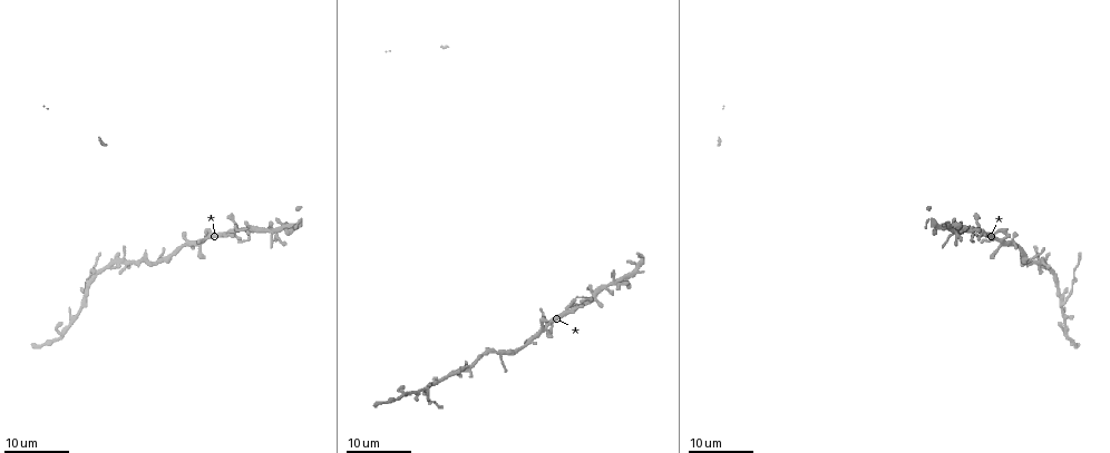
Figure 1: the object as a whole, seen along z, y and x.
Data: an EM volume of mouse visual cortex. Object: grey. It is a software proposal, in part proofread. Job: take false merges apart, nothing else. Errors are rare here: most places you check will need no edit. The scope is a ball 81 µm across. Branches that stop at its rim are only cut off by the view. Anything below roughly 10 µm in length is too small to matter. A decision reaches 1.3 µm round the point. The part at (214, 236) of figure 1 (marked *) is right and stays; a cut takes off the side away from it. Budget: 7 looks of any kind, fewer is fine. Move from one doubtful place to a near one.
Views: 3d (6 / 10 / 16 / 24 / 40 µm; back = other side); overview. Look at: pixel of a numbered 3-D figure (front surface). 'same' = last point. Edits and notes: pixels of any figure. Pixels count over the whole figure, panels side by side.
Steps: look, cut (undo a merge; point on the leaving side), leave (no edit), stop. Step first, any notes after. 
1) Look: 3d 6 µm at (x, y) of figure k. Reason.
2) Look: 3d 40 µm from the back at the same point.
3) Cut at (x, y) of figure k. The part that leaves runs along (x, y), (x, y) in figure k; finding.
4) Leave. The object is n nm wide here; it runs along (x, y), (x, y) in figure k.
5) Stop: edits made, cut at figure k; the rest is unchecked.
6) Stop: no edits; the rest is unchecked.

Look: 3d 16 µm at (494, 352) of figure 1. Three-way junction.

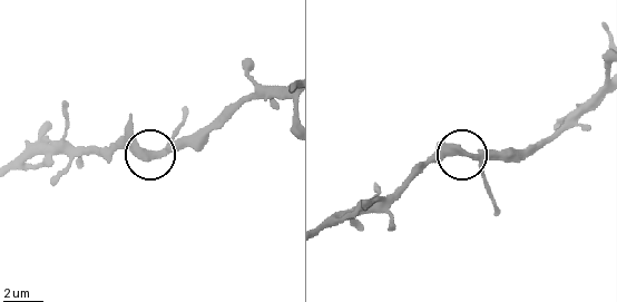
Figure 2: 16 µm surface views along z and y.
Look: 3d 6 µm at (155, 155) of figure 2.

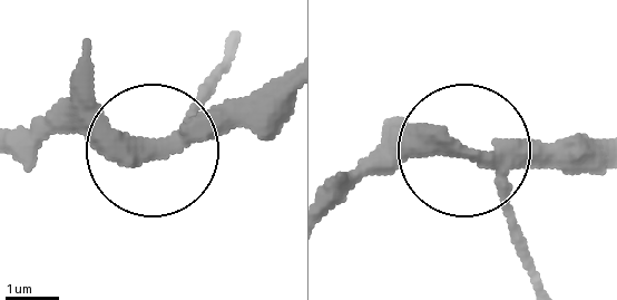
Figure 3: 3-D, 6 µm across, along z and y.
Leave. The object is 320 nm wide here; it runs along (290, 73), (143, 148), (28, 135) in figure 3; one neuron here.

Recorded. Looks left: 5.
Look: 3d 24 µm at (1065, 334) of figure 1. Two arms in line, one across.

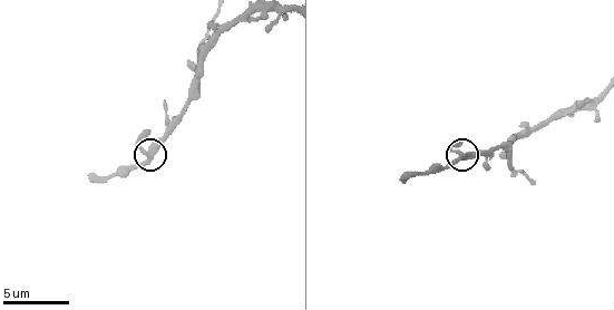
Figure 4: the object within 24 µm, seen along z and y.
Look: 3d 10 µm at (465, 156) of figure 4.

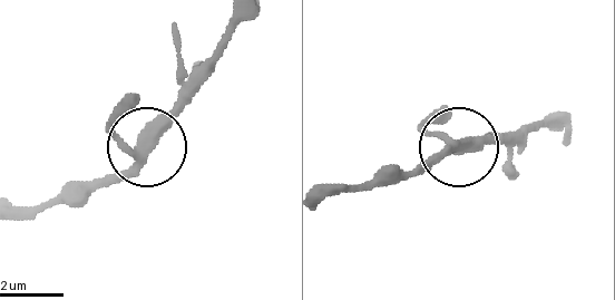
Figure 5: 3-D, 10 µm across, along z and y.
Leave. It runs along (249, 9), (188, 105), (95, 190) in figure 5; continuous, no second neuron.

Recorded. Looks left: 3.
Look: 3d 16 µm at (249, 227) of figure 1. Looks like a crossing.

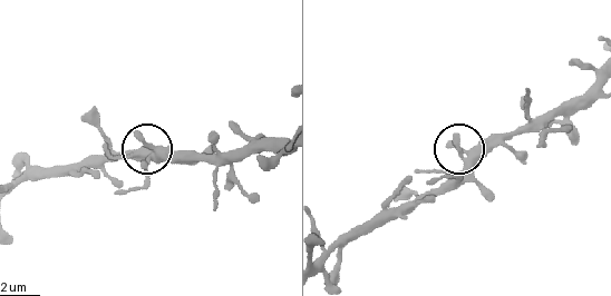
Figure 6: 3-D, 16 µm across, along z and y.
Look: 3d 10 µm at (157, 148) of figure 6.

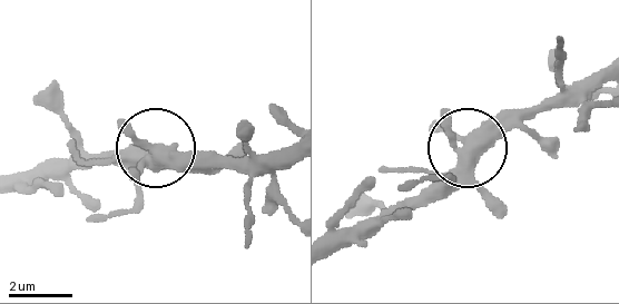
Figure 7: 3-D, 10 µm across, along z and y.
Leave. 4 arms meet here; it runs along (332, 254), (420, 204), (468, 150), (539, 110), (561, 108) in figure 7; all the same neuron.

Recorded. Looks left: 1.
Stop: no edits; the rest is unchecked.

